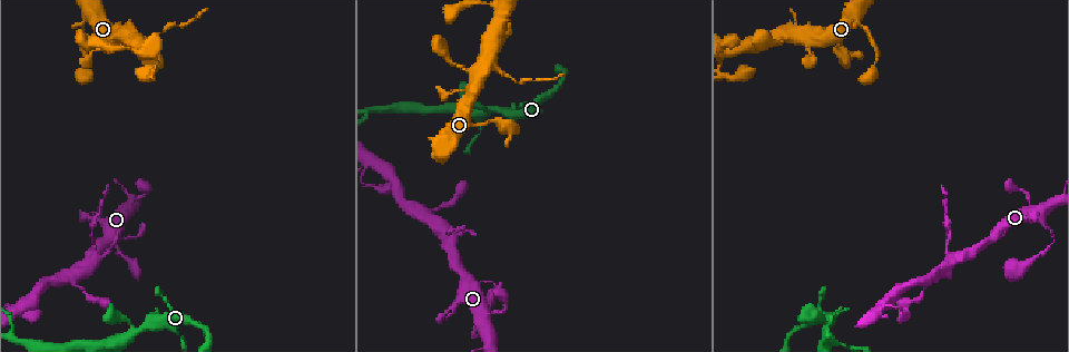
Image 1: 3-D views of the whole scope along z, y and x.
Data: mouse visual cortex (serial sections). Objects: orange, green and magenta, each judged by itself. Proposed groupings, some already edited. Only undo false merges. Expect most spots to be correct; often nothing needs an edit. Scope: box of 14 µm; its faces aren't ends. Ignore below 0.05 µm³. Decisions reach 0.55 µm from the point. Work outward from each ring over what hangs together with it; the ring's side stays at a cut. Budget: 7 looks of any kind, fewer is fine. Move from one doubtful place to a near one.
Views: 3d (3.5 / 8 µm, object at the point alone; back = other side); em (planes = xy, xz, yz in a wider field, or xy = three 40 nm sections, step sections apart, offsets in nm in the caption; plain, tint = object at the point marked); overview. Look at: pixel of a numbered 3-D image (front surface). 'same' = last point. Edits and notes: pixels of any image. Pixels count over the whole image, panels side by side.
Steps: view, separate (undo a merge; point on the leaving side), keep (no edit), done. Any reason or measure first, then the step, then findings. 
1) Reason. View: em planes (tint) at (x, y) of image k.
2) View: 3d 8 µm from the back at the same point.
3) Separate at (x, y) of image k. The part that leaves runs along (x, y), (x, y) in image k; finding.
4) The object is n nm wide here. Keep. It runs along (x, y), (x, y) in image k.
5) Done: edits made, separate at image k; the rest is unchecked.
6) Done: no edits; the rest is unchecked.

Arms part here. View: 3d 3.5 µm at (493, 107) of image 1.

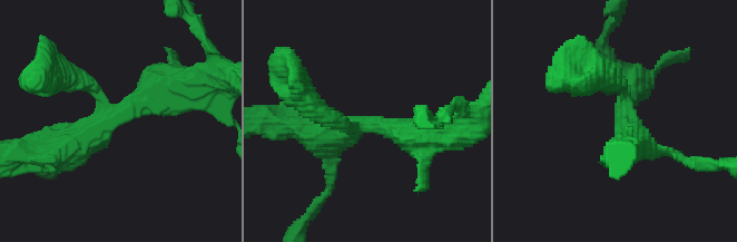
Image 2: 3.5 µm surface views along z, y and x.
3 arms meet here; the arms are 300, 450, 450 nm wide; need the tissue. View: em planes (tint) at (363, 126) of image 2.

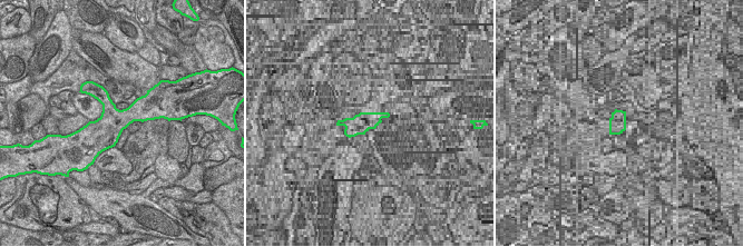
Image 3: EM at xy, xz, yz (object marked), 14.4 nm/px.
View: em xy step 1 (tint) at the same point.

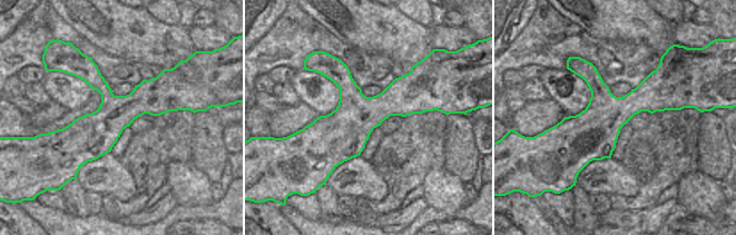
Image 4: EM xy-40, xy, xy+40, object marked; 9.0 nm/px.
Keep. It runs along (176, 105), (62, 131) in image 4; continuous, no second cell.

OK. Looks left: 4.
Three-way junction. View: 3d 3.5 µm at (952, 258) of image 1.

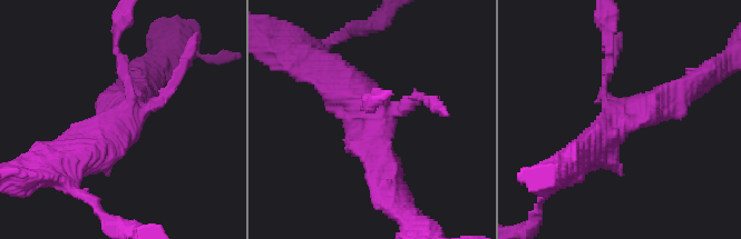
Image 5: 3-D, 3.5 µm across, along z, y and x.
View: em planes (plain) at (620, 119) of image 5.

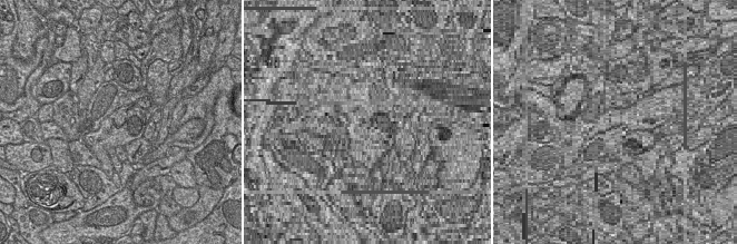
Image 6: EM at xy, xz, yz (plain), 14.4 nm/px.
View: em planes (tint) at the same point.

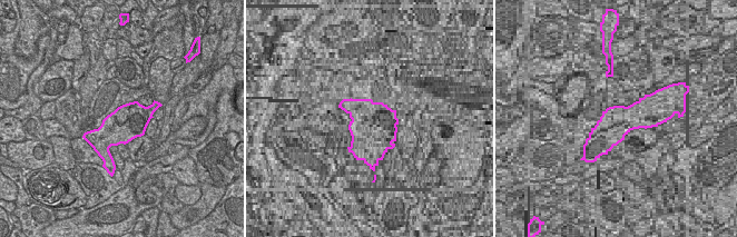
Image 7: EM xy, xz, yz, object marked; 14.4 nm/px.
Keep. It runs along (683, 91), (617, 118), (578, 156) in image 5; all the same cell.

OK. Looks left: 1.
Done: no edits; the rest is unchecked.

